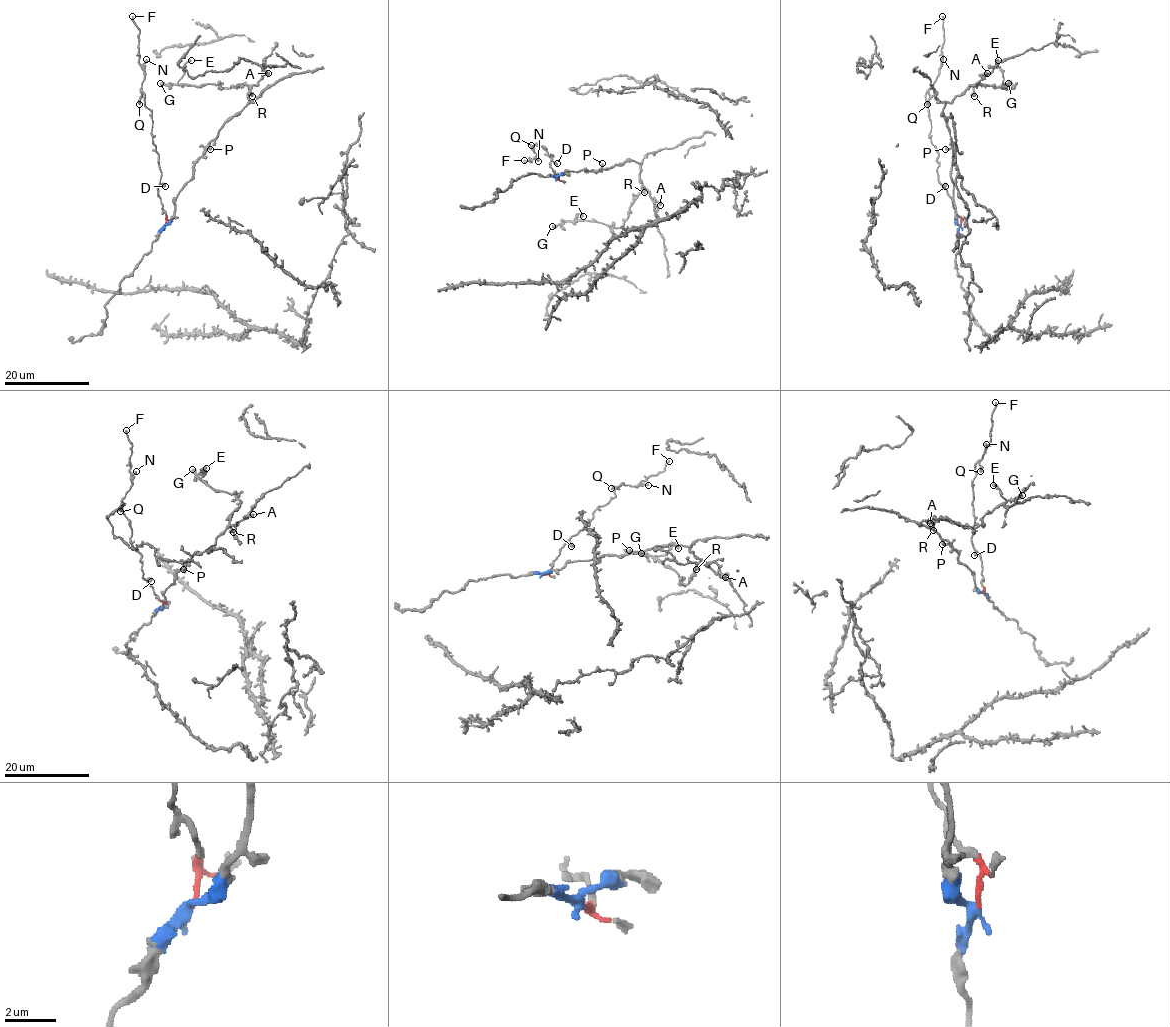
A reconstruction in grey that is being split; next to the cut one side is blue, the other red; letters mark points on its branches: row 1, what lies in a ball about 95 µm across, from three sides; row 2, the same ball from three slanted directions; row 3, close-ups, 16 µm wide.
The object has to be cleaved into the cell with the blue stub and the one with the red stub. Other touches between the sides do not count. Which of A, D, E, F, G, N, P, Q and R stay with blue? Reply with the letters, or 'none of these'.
A, E, G, P, R

